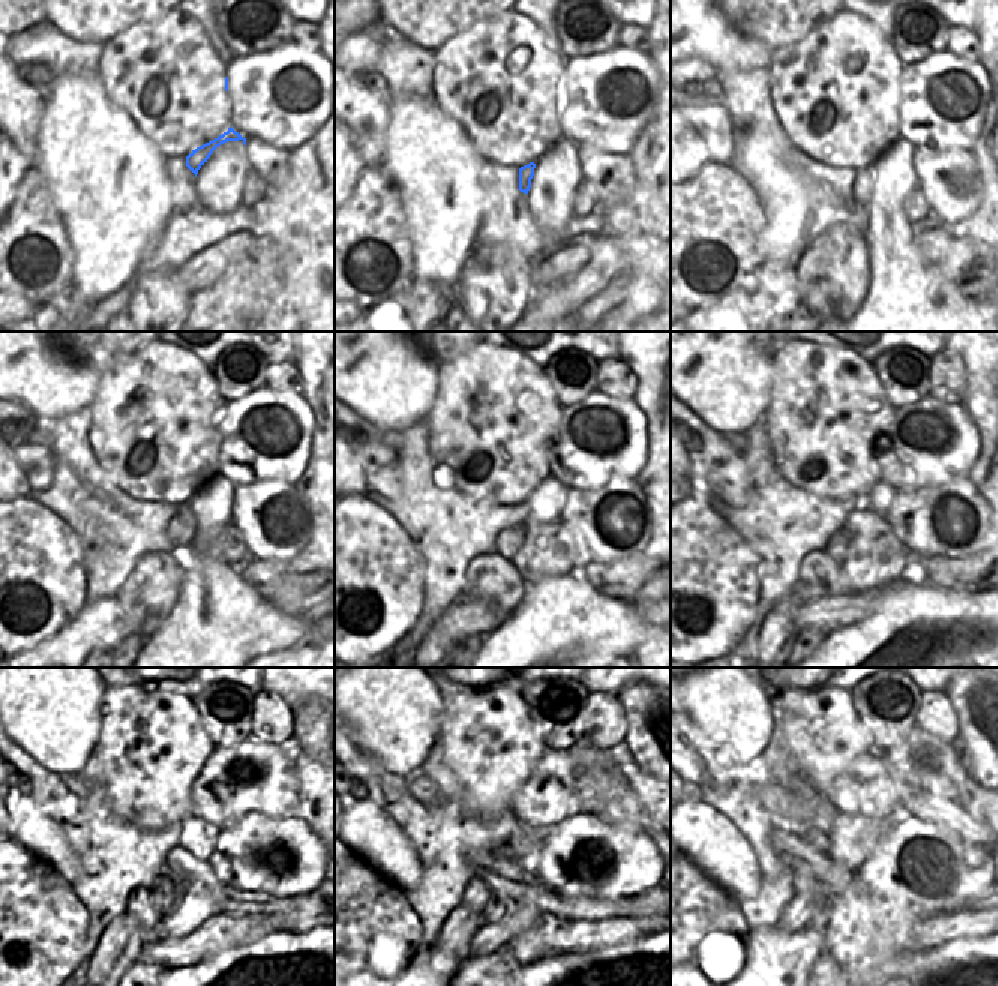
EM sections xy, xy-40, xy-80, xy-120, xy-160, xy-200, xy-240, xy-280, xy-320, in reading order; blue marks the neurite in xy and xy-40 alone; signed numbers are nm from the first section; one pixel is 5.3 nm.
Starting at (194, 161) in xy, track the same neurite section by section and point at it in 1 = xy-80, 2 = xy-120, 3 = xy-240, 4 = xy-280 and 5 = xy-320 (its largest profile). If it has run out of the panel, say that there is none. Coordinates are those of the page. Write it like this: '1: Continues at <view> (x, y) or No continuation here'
1: Continues at xy-80 (863, 180)
2: Continues at xy-120 (180, 532)
3: Continues at xy-240 (162, 889)
4: Continues at xy-280 (495, 907)
5: Continues at xy-320 (820, 920)

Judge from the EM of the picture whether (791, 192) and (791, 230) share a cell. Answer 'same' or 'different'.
same

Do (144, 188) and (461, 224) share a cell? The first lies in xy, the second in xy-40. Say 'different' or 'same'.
same

